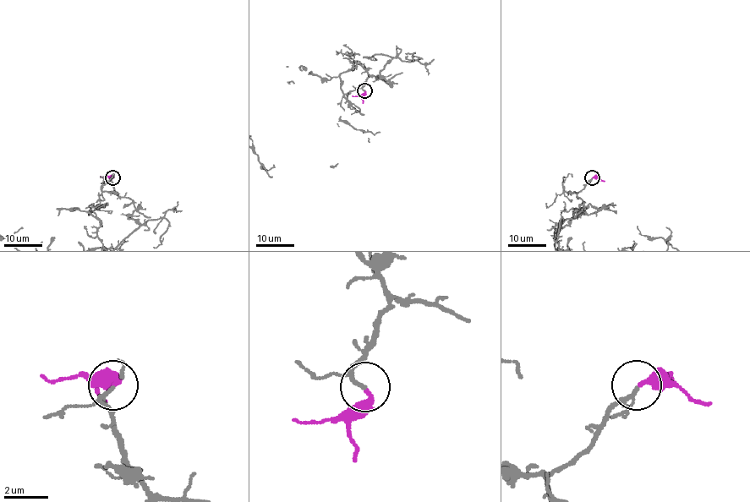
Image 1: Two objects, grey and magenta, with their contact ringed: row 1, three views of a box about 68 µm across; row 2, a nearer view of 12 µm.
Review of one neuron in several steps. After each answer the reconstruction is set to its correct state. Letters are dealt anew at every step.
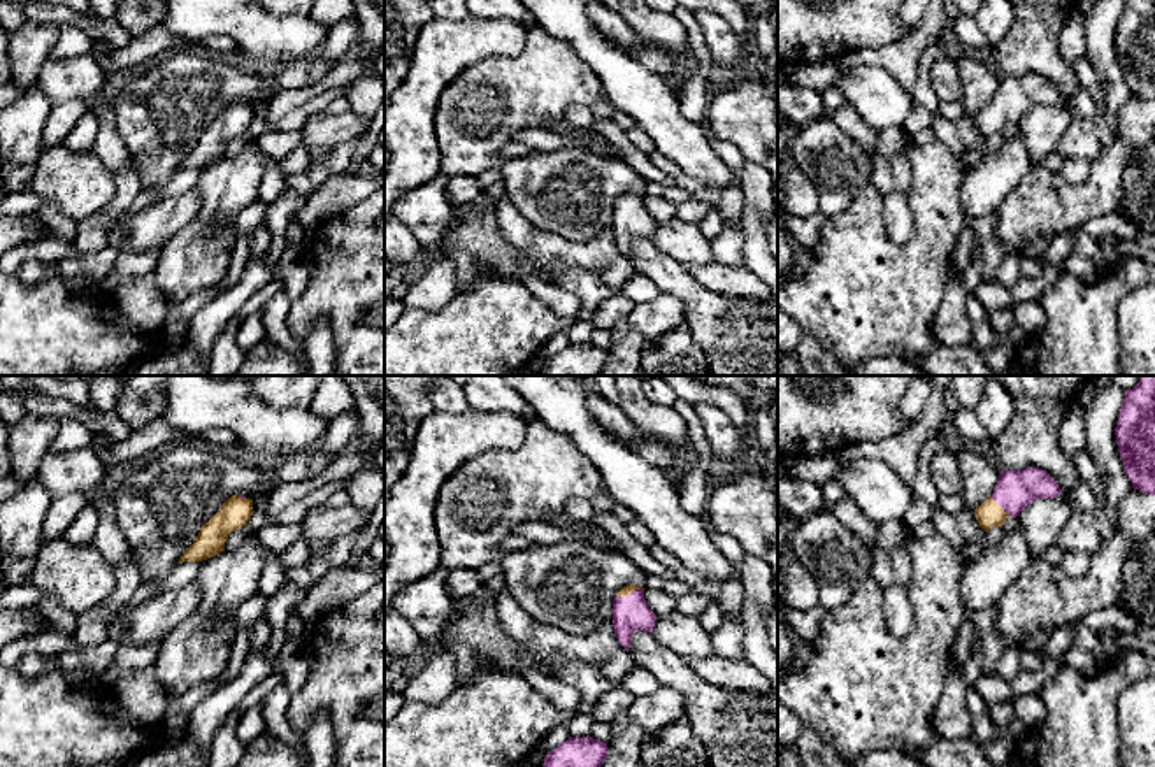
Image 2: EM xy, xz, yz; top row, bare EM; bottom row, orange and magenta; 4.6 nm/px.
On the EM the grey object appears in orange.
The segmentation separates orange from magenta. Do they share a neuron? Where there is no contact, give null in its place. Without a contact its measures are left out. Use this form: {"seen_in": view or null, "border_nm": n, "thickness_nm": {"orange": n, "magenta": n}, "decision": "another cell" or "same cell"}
{"seen_in": "yz", "border_nm": 130, "thickness_nm": {"orange": 120, "magenta": 180}, "decision": "same cell"}

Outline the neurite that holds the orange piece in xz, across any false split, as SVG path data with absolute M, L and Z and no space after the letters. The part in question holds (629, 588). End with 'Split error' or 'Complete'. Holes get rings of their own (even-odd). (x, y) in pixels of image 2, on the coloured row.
M623 586L613 600L613 627L618 642L628 651L632 634L644 630L653 634L656 614L644 600L644 588Z. Split error

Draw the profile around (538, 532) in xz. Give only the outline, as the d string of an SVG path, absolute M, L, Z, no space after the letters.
M542 521L521 523L520 527L516 527L513 530L513 535L520 535L520 537L530 541L530 542L535 542L535 544L583 541L583 542L586 542L590 546L595 546L599 549L604 549L604 551L614 549L606 541L600 541L600 539L592 537L588 534L574 534L570 530L551 527L551 525L542 523Z

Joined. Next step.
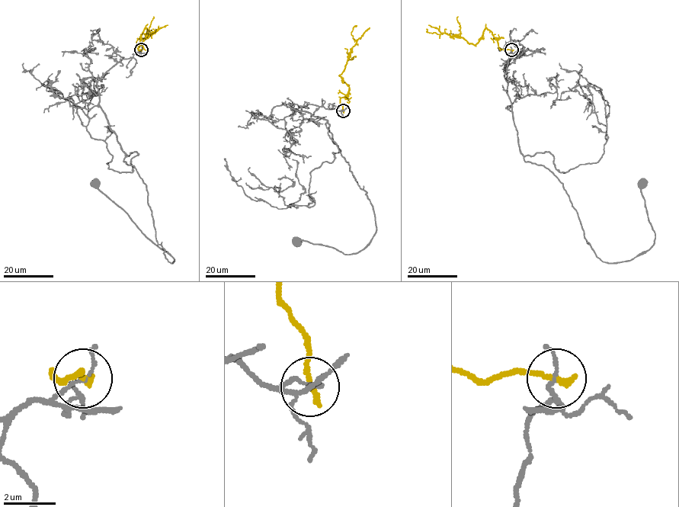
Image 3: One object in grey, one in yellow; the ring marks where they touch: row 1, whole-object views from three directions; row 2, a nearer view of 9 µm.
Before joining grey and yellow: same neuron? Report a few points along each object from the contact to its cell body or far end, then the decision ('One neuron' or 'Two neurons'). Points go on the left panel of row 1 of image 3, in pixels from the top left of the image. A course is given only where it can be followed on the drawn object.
Course of grey: (141, 50), (98, 79), (99, 106), (124, 162), (145, 184), (156, 241), (173, 262), (94, 183). Course of yellow: (141, 50), (138, 48), (147, 30), (143, 30), (138, 45), (154, 33), (149, 33), (153, 29). Two neurons

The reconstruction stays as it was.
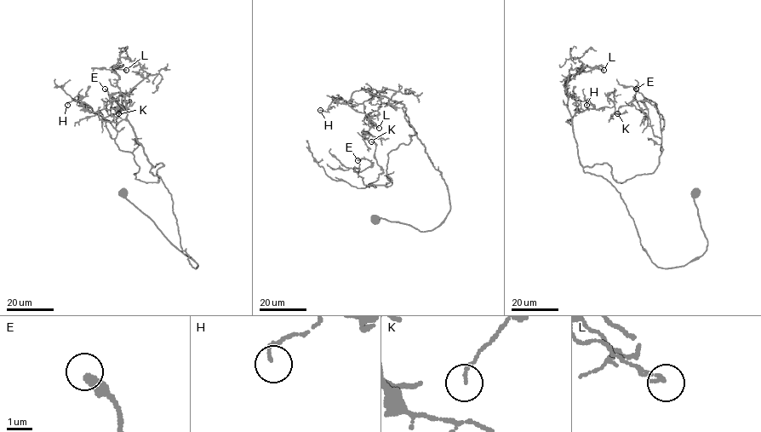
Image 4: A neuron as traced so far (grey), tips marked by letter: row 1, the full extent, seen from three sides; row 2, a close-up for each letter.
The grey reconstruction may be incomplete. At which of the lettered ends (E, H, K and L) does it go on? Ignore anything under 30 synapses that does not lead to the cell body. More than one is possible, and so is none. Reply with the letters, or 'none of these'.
none of these

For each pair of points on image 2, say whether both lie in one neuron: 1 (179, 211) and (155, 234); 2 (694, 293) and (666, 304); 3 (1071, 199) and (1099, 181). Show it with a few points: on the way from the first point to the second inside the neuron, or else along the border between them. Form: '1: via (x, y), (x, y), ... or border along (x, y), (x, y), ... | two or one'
1: via (174, 215), (160, 229) | one
2: border along (662, 292), (673, 293), (683, 304), (685, 327) | two
3: via (1078, 199), (1092, 188) | one

